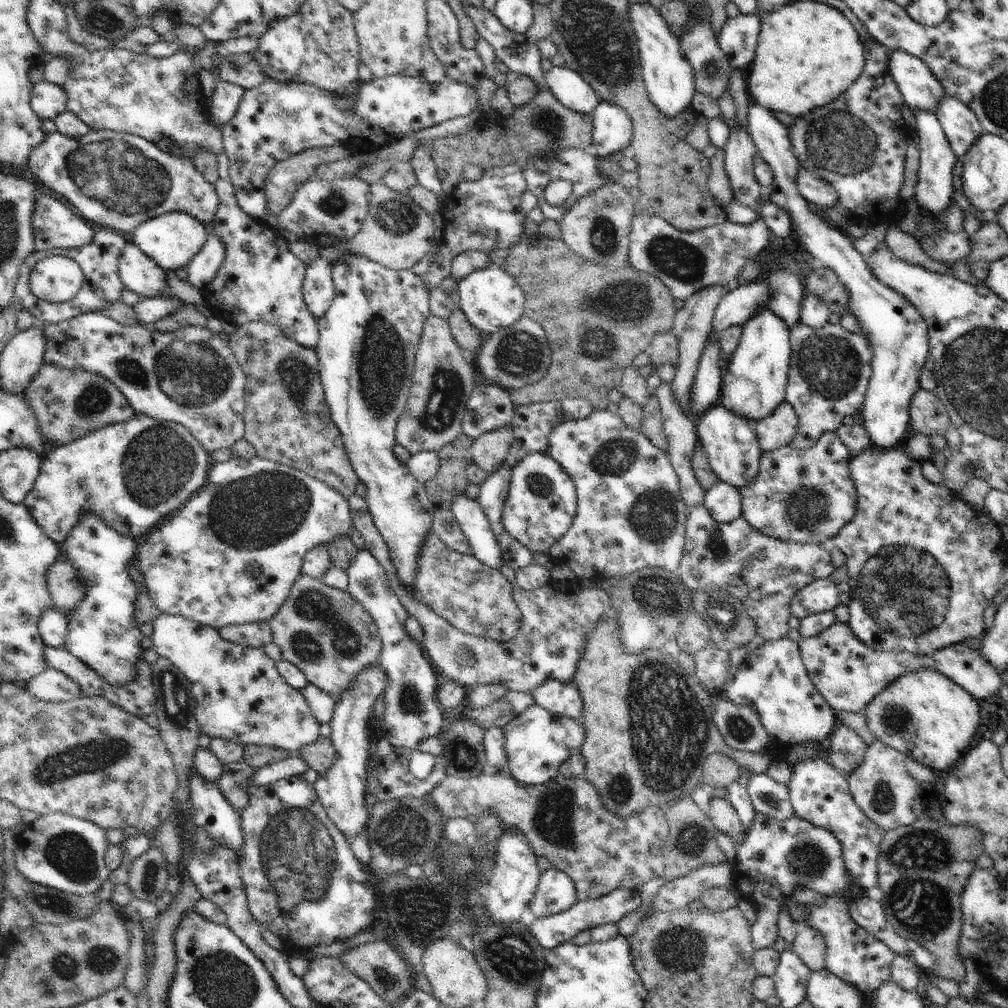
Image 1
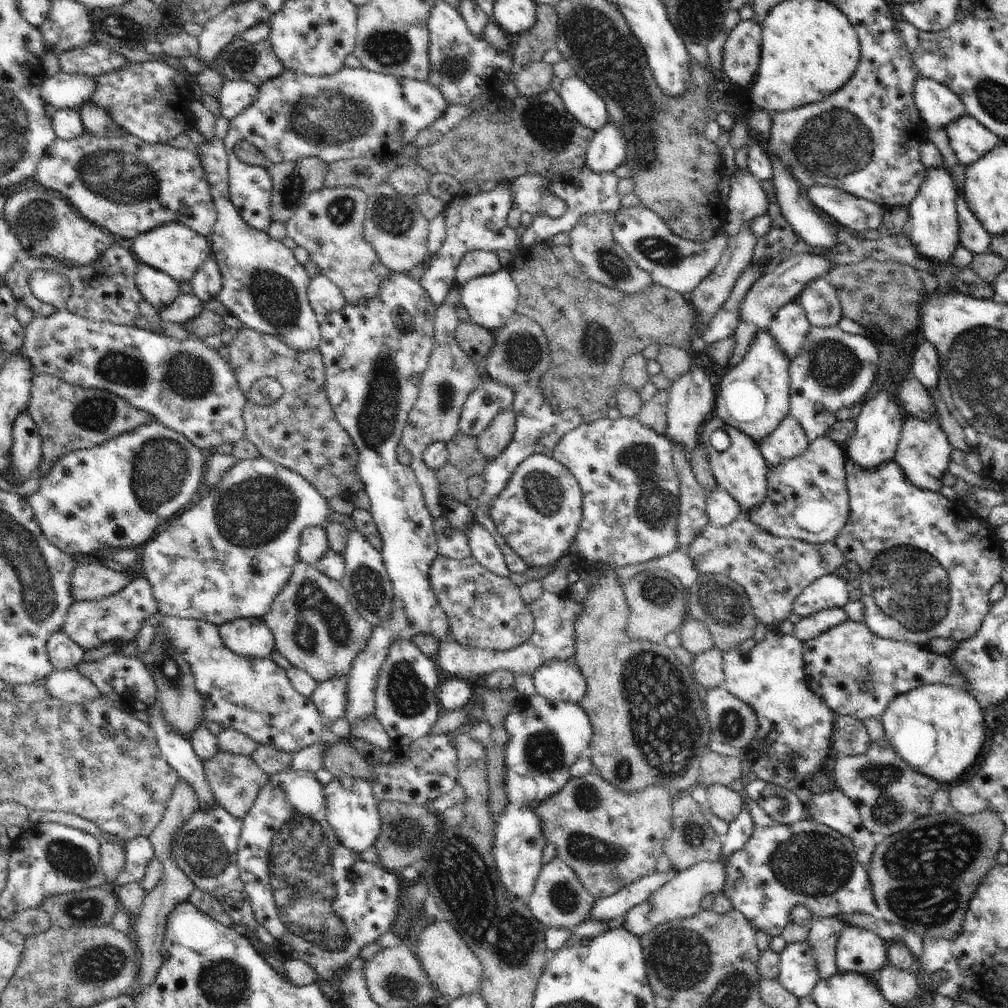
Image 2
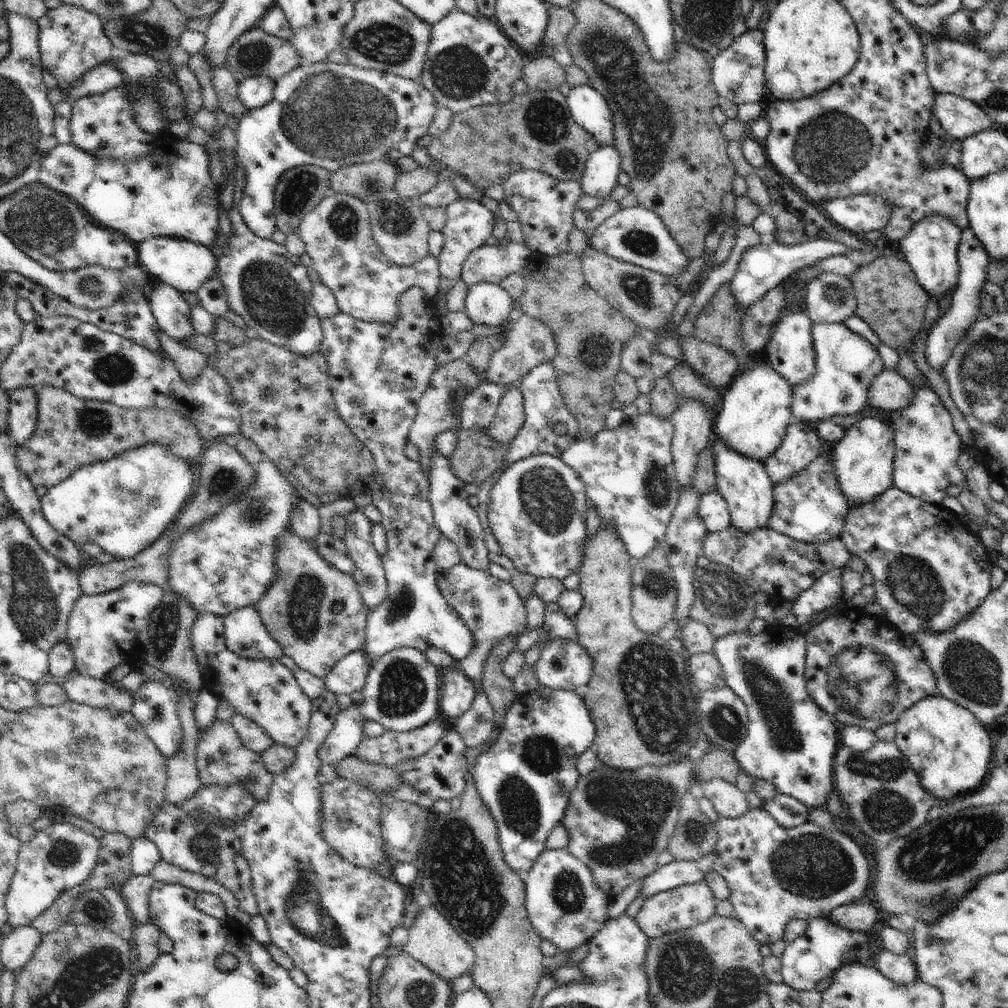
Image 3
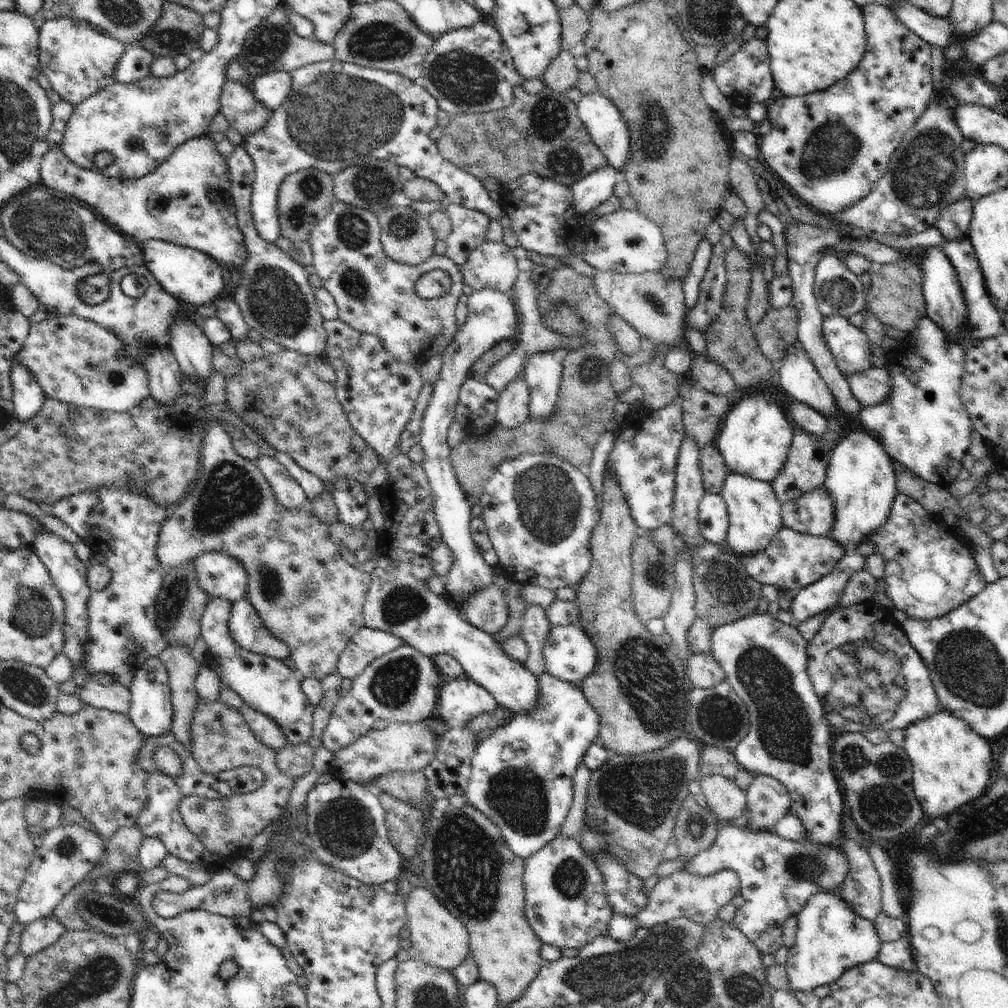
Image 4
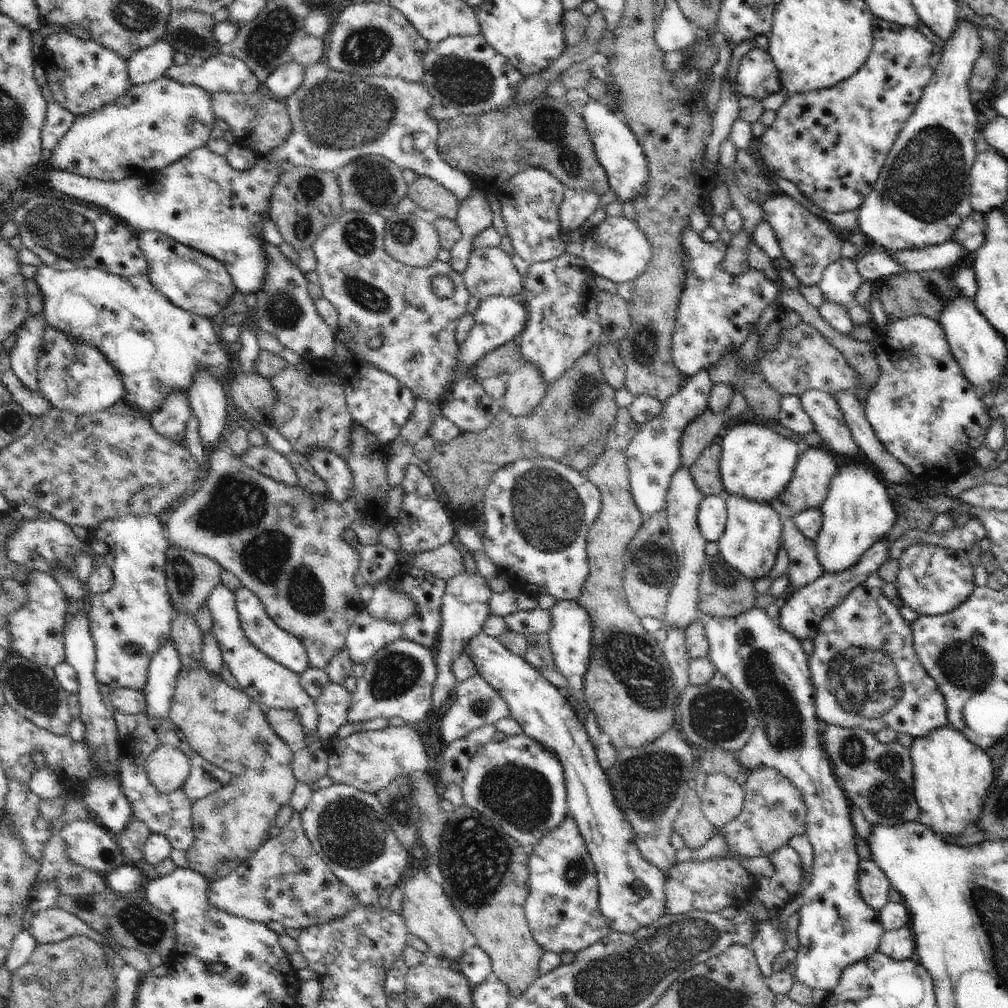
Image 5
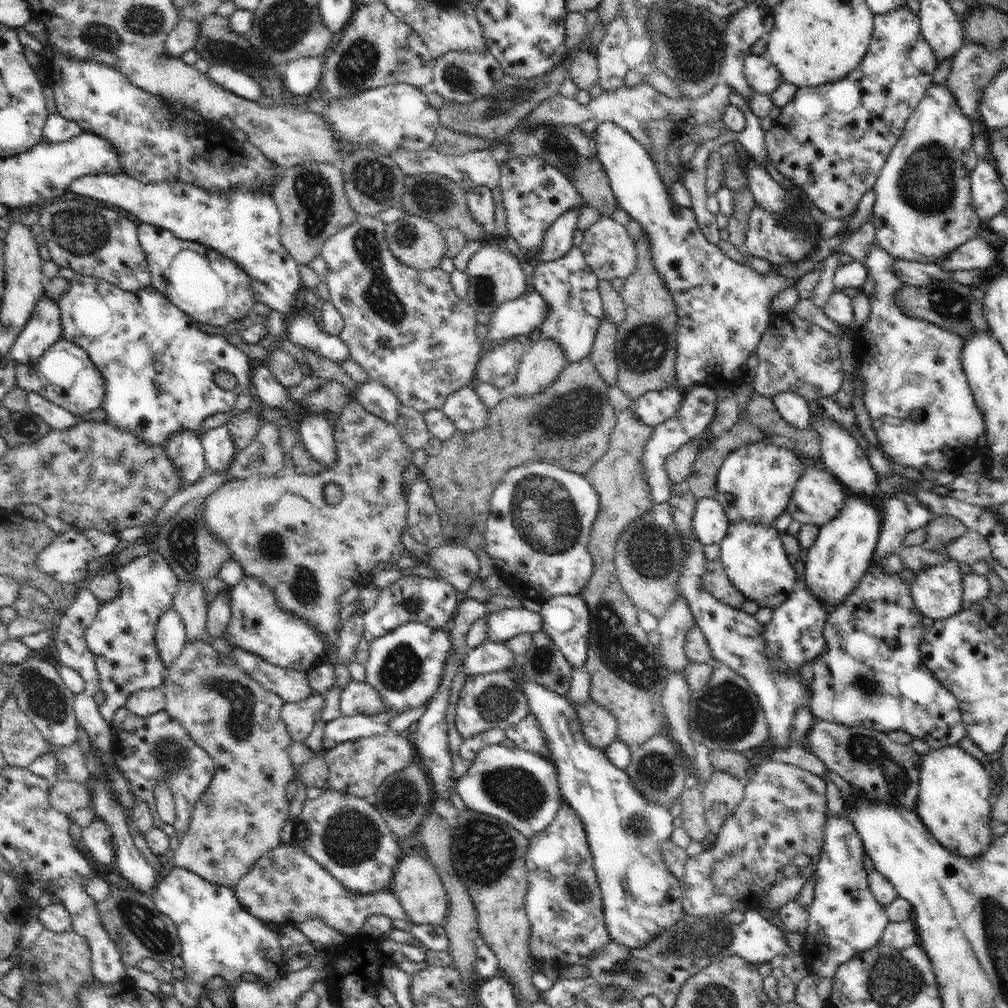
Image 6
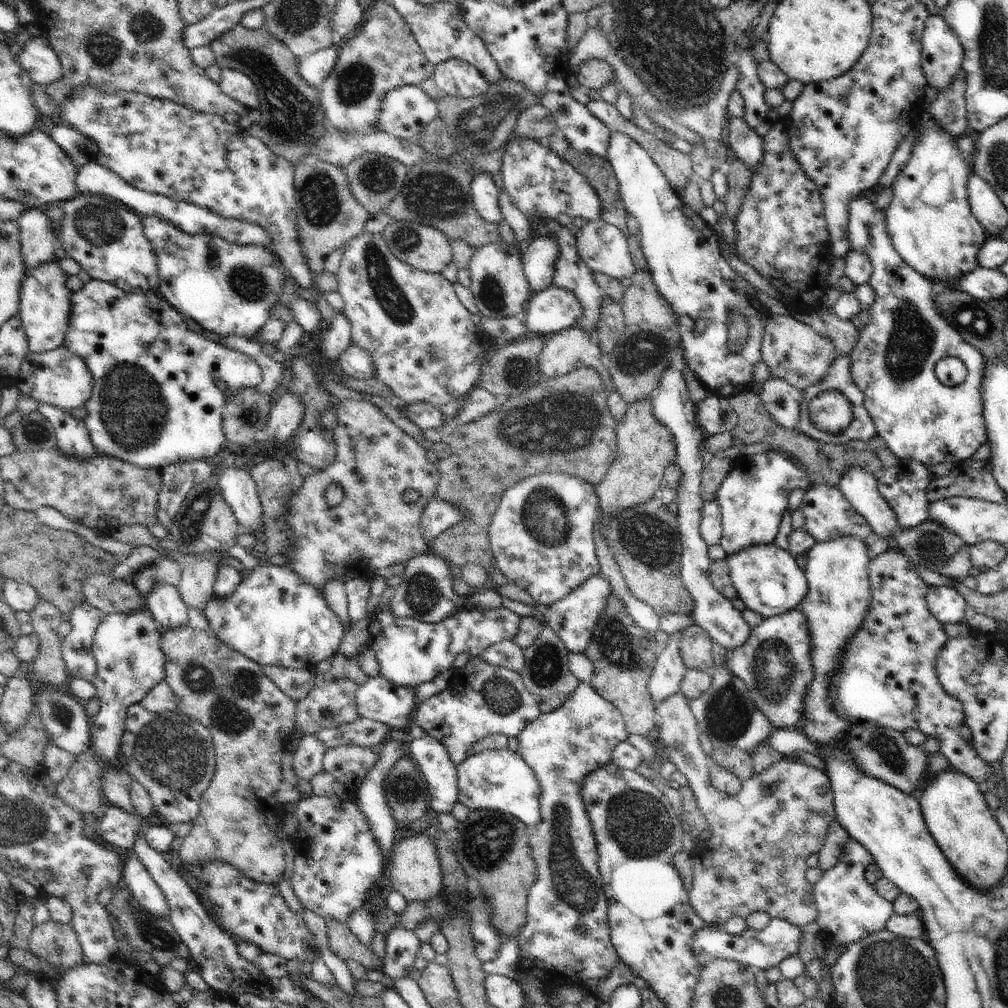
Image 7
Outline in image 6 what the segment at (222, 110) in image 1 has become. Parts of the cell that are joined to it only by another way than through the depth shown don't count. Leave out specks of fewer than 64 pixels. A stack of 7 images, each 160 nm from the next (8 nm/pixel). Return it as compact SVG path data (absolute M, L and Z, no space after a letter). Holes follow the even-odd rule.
M302 57L283 66L283 78L286 88L292 94L302 94L308 98L318 90L323 77L325 57Z

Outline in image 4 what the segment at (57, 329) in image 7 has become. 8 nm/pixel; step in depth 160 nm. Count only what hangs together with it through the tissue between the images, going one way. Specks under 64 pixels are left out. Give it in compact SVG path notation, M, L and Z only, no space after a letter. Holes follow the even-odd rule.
M13 360L11 382L13 390L11 402L14 404L14 414L22 424L26 424L42 409L46 400L45 393L42 386L34 380L32 372L26 370L23 364L16 364L16 360Z

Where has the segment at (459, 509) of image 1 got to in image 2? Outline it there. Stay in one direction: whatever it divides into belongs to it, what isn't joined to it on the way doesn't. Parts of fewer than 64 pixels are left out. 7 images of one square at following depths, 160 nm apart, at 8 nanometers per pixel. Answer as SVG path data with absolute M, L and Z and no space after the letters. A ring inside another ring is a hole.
M475 518L466 532L471 555L494 574L508 578L510 571L506 566L502 551L492 535Z

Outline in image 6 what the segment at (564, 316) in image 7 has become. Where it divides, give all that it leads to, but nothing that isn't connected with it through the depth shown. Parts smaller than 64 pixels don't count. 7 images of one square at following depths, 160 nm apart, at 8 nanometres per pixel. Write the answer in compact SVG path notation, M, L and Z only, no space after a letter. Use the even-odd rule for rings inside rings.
M530 289L520 298L501 304L496 312L490 316L491 323L489 328L489 340L484 344L484 348L488 349L494 344L508 341L509 339L526 339L531 340L536 334L539 326L548 318L549 306L542 296L541 292Z

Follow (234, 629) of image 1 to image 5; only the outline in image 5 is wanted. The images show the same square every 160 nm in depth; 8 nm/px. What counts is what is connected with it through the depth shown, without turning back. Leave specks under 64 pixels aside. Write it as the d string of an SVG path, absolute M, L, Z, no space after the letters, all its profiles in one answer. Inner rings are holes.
M240 587L235 592L235 607L239 614L239 621L246 638L272 660L283 664L286 668L301 675L309 666L307 648L302 644L301 639L296 638L291 632L280 628L265 611L262 601L246 587Z

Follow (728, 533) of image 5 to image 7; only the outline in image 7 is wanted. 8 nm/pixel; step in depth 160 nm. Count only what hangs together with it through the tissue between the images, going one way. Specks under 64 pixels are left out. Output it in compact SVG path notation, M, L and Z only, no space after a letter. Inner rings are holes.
M775 544L756 545L727 558L732 584L746 609L753 610L764 618L772 618L794 610L801 604L809 586L805 572L798 567L794 558L794 555Z

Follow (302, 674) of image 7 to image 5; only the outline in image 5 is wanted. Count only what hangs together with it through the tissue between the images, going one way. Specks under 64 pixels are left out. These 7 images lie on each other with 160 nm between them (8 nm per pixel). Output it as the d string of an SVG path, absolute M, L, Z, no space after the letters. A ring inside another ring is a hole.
M220 584L210 593L206 602L213 618L211 631L221 646L223 662L236 677L240 688L265 709L293 710L298 713L304 725L305 737L314 733L319 723L315 700L300 685L300 675L272 660L246 638L240 626L239 614L235 607L235 593Z

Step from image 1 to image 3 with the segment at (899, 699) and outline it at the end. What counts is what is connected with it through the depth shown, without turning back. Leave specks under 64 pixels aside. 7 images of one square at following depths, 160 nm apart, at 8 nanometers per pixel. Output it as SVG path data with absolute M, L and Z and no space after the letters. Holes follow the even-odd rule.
M935 692L932 696L920 700L912 708L903 712L894 724L897 726L894 740L896 746L908 759L919 783L938 802L946 803L946 800L954 800L956 796L976 790L988 776L994 759L994 748L992 748L988 730L978 722L972 712L959 704Z

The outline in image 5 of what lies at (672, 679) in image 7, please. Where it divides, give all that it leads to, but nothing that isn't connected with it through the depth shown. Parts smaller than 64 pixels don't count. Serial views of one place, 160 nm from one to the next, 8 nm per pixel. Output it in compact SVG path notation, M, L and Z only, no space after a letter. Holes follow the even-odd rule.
M681 466L672 477L667 494L667 505L665 506L669 533L678 559L678 576L672 590L669 592L665 618L662 620L667 630L668 628L680 629L685 632L688 626L700 617L698 608L699 582L702 567L708 556L704 551L707 540L700 532L697 523L697 512L704 497L696 486L689 469Z

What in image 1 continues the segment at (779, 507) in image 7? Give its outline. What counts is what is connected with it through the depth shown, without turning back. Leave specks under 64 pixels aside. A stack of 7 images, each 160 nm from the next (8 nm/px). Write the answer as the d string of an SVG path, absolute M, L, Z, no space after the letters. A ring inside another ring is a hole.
M768 308L749 318L742 328L738 348L723 373L723 389L718 404L724 405L740 418L758 422L772 416L785 401L792 354L790 329Z

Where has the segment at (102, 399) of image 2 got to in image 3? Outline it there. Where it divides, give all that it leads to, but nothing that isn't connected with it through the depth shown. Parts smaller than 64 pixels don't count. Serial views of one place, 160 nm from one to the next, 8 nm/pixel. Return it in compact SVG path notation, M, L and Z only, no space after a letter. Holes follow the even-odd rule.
M42 384L36 387L35 391L38 399L36 428L24 444L15 446L17 467L28 477L28 480L31 480L34 488L38 488L38 486L48 489L55 487L63 480L69 479L82 467L109 461L123 452L140 448L148 443L167 447L172 455L190 461L193 467L197 467L205 449L206 442L201 437L195 422L191 418L184 418L181 412L158 407L125 409L112 403L79 399L65 390L45 387Z

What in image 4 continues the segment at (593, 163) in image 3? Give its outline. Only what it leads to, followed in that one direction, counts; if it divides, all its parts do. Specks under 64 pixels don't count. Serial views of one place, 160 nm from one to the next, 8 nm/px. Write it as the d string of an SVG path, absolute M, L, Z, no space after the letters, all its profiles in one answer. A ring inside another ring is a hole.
M609 163L602 168L596 168L588 176L572 186L574 210L578 218L583 218L588 212L595 211L614 194L614 186L621 175Z

